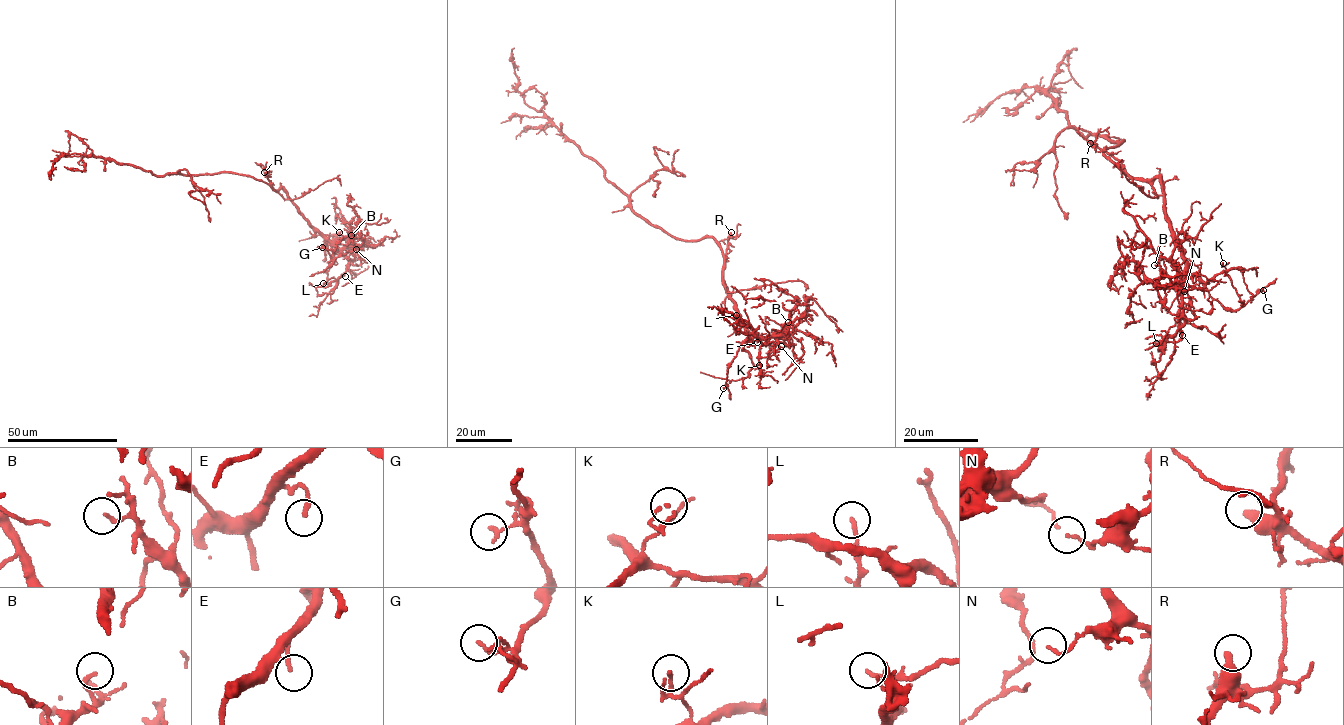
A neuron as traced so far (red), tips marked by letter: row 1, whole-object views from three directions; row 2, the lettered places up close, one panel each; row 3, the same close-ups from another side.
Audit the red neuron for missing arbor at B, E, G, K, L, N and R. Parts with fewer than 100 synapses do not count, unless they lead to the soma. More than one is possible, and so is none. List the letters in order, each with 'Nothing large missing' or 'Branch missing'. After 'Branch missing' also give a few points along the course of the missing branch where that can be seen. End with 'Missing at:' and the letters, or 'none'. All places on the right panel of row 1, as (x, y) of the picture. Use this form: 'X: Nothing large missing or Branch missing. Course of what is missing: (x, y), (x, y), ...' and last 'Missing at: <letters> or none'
B: Nothing large missing
E: Nothing large missing
G: Nothing large missing
K: Nothing large missing
L: Nothing large missing
N: Nothing large missing
R: Branch missing. Course of what is missing: (1090, 143), (1042, 124), (1011, 127), (1001, 131), (1012, 144), (1020, 146), (1026, 160), (1030, 158)
Missing at: R

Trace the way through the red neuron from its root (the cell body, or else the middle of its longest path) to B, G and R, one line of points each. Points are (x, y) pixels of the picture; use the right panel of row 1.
B: (1111, 147), (1104, 150), (1106, 156), (1131, 176), (1161, 180), (1163, 206), (1185, 261), (1181, 287), (1154, 265)
G: (1111, 147), (1106, 156), (1131, 176), (1159, 176), (1180, 254), (1212, 297), (1238, 310), (1263, 290)
R: (1111, 147), (1103, 151), (1118, 166), (1119, 161), (1090, 143)

